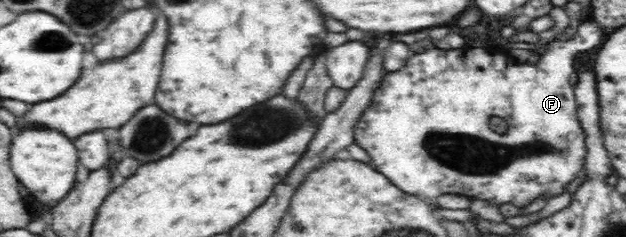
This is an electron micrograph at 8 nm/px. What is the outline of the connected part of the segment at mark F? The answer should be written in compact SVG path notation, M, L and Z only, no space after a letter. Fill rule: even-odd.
M592 18L583 20L577 29L577 32L571 38L565 39L565 42L557 40L557 42L548 44L547 51L541 55L539 64L537 66L527 66L527 68L523 68L523 63L511 64L509 53L500 49L490 49L487 45L476 47L467 44L463 47L463 50L460 50L461 54L459 54L459 48L445 52L445 50L439 50L436 46L434 47L435 50L415 54L413 58L407 60L407 64L401 70L387 72L387 74L385 74L385 71L383 72L383 78L381 78L379 86L373 90L369 106L361 112L362 115L355 122L353 143L369 152L373 168L377 168L381 174L389 176L389 180L393 180L393 184L397 184L397 188L401 188L403 192L415 194L415 196L437 198L441 194L463 194L464 197L470 199L491 200L493 204L505 204L507 202L507 204L515 204L515 206L527 206L529 202L533 202L535 198L539 198L543 194L551 198L551 196L557 196L557 194L565 192L565 184L569 184L583 170L583 164L585 164L585 134L581 129L581 124L579 124L579 118L577 118L577 103L569 78L571 78L571 74L576 72L575 56L595 48L603 40L601 27L593 22ZM491 116L501 116L509 124L509 132L507 134L495 134L491 128L487 128L487 120Z

